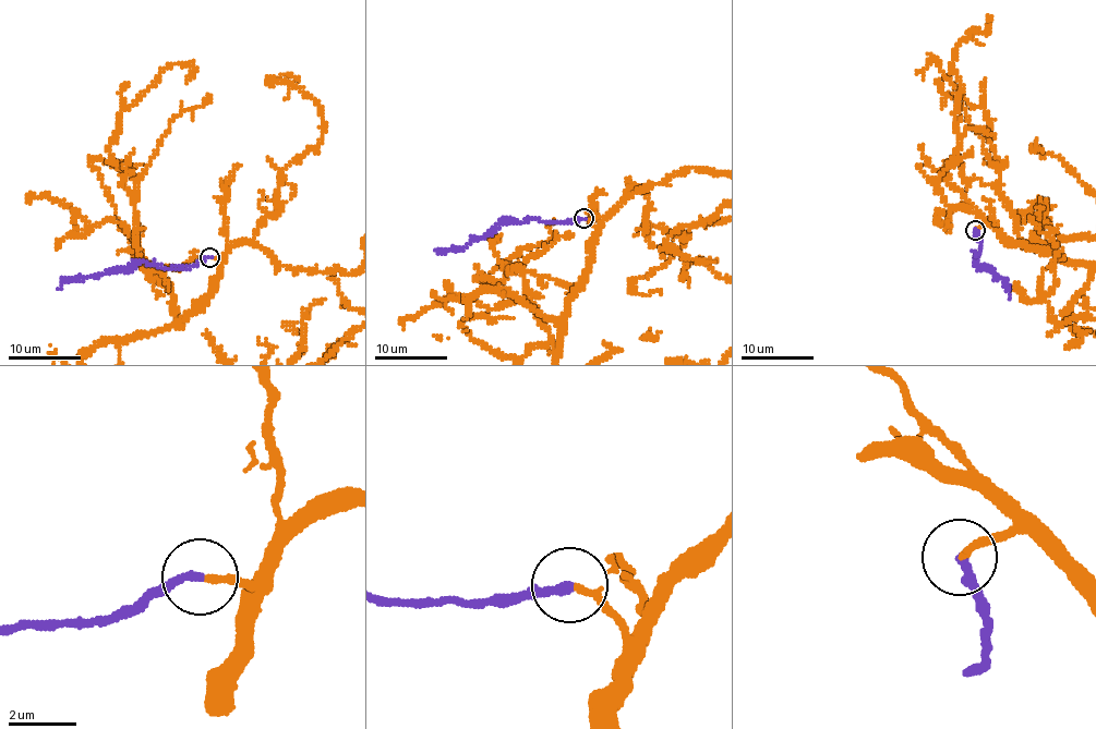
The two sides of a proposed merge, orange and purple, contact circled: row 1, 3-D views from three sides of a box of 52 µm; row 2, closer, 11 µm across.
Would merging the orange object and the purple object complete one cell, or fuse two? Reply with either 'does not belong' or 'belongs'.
belongs

